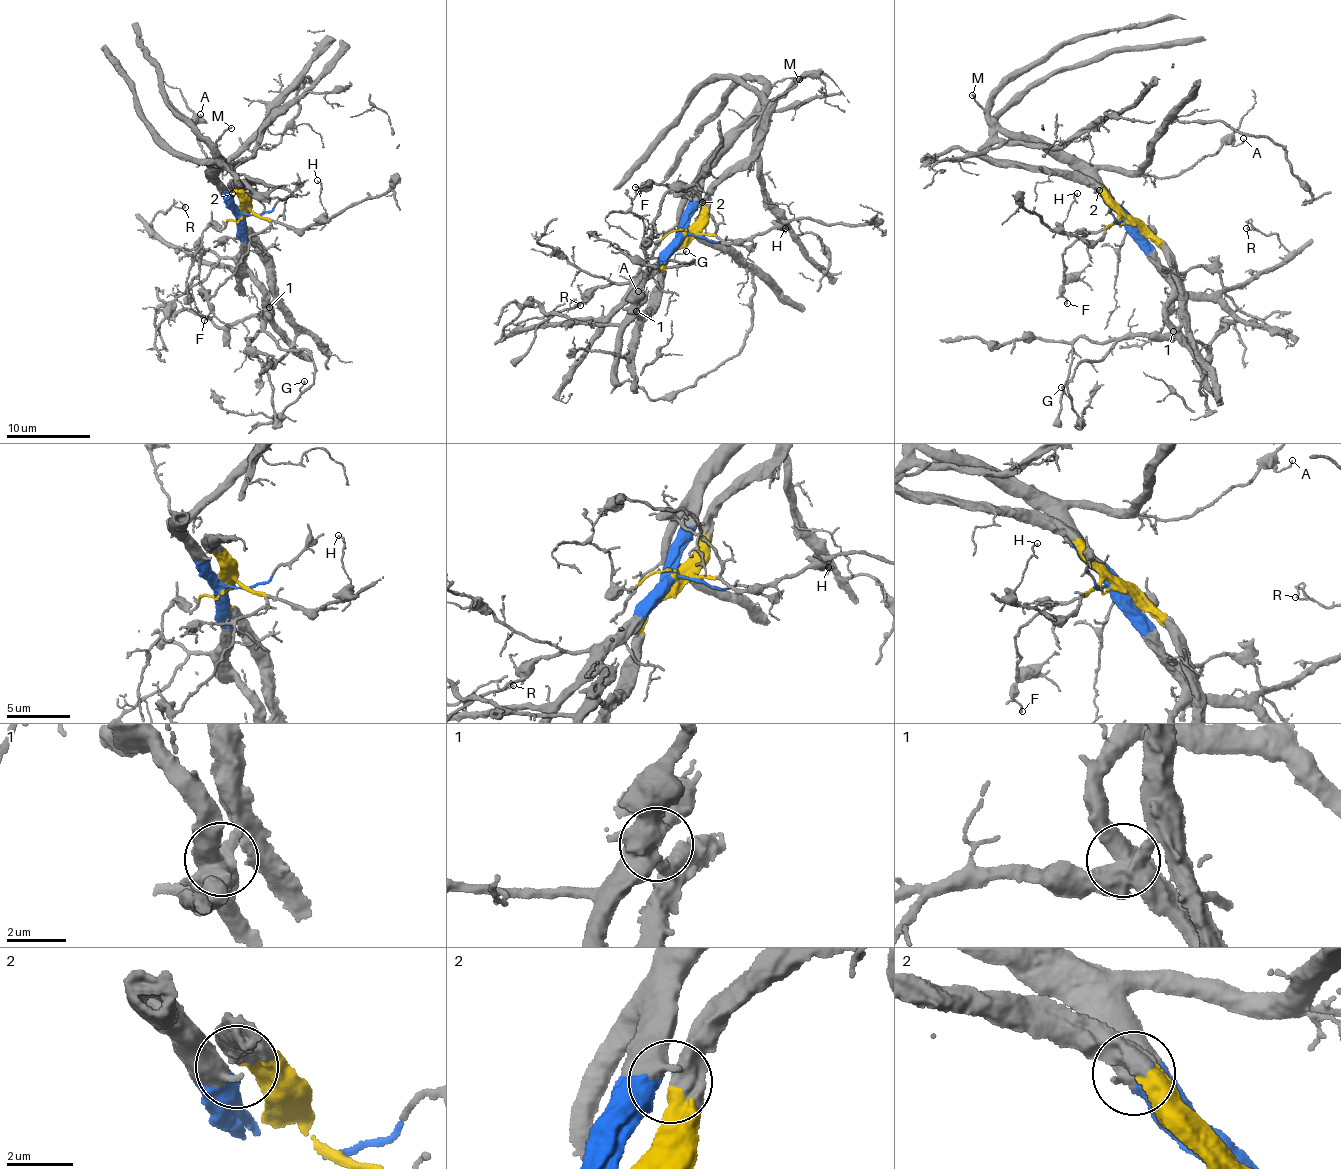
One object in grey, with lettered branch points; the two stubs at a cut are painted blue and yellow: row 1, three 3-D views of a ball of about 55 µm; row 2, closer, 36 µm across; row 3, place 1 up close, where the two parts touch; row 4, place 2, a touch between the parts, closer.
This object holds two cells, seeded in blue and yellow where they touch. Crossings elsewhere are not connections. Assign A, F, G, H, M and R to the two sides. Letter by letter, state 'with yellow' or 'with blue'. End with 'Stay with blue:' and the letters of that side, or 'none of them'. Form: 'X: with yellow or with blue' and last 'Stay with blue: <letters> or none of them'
A: with blue
F: with yellow
G: with yellow
H: with yellow
M: with yellow
R: with blue
Stay with blue: A, R

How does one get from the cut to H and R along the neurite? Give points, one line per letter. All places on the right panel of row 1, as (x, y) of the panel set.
H: (1129, 219), (1122, 216), (1113, 221), (1092, 242), (1069, 235), (1062, 222), (1077, 192)
R: (1129, 219), (1133, 240), (1156, 269), (1187, 292), (1209, 294), (1273, 268), (1287, 252), (1276, 234), (1245, 228)

